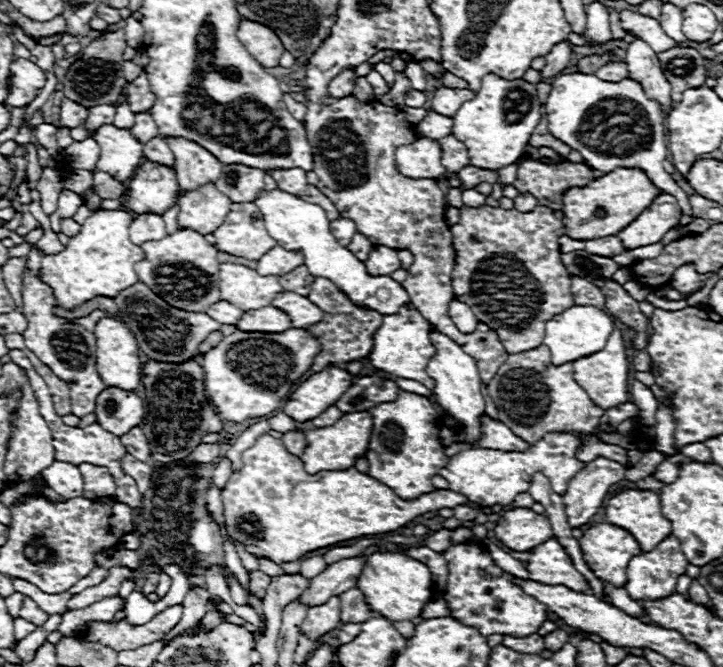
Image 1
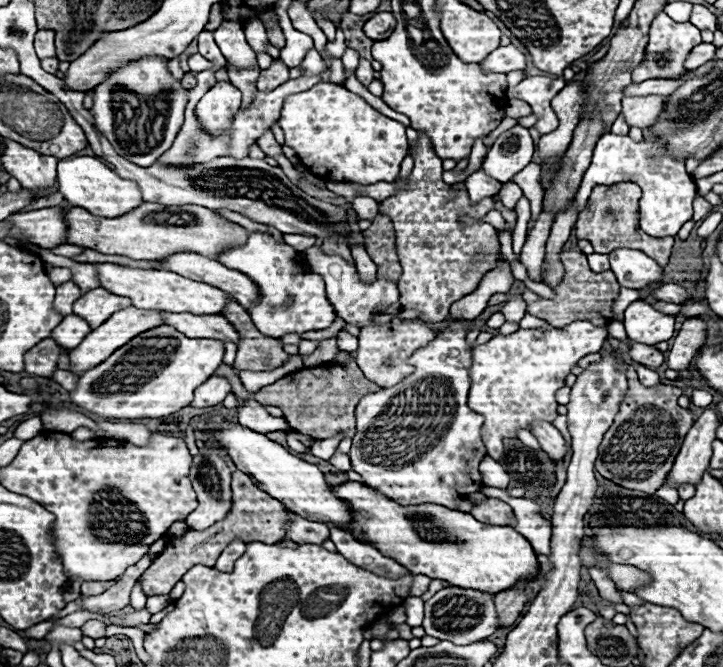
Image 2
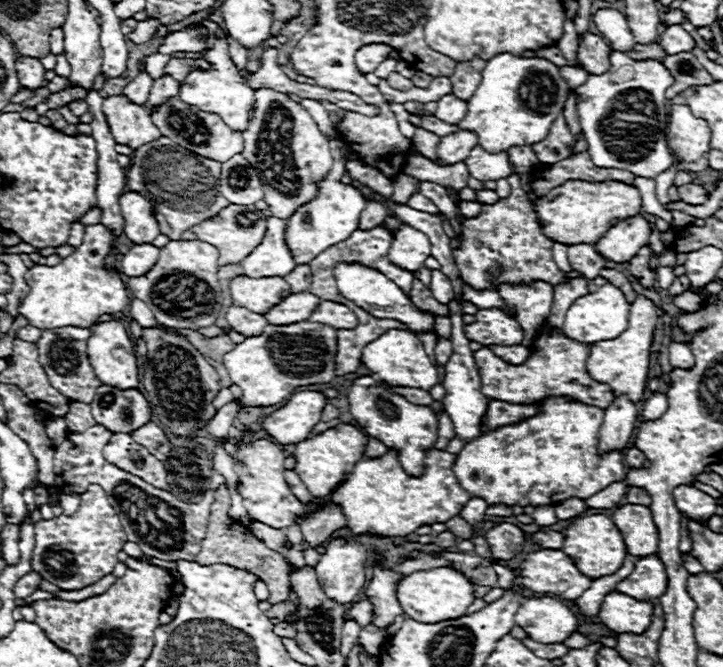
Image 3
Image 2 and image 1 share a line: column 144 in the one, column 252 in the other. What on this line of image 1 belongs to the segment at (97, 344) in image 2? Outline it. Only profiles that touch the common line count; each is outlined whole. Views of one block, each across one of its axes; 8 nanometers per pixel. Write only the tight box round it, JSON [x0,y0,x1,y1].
[236,306,290,332]

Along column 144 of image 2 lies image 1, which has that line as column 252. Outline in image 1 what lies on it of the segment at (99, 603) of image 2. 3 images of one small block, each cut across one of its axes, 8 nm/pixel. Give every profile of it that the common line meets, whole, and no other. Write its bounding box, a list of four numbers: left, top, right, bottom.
[236,544,258,570]

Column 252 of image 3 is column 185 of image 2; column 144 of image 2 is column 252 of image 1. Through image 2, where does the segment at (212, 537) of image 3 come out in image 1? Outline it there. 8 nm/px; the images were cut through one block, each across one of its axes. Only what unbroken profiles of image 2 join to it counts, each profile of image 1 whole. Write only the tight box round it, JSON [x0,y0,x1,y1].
[248,570,270,598]

